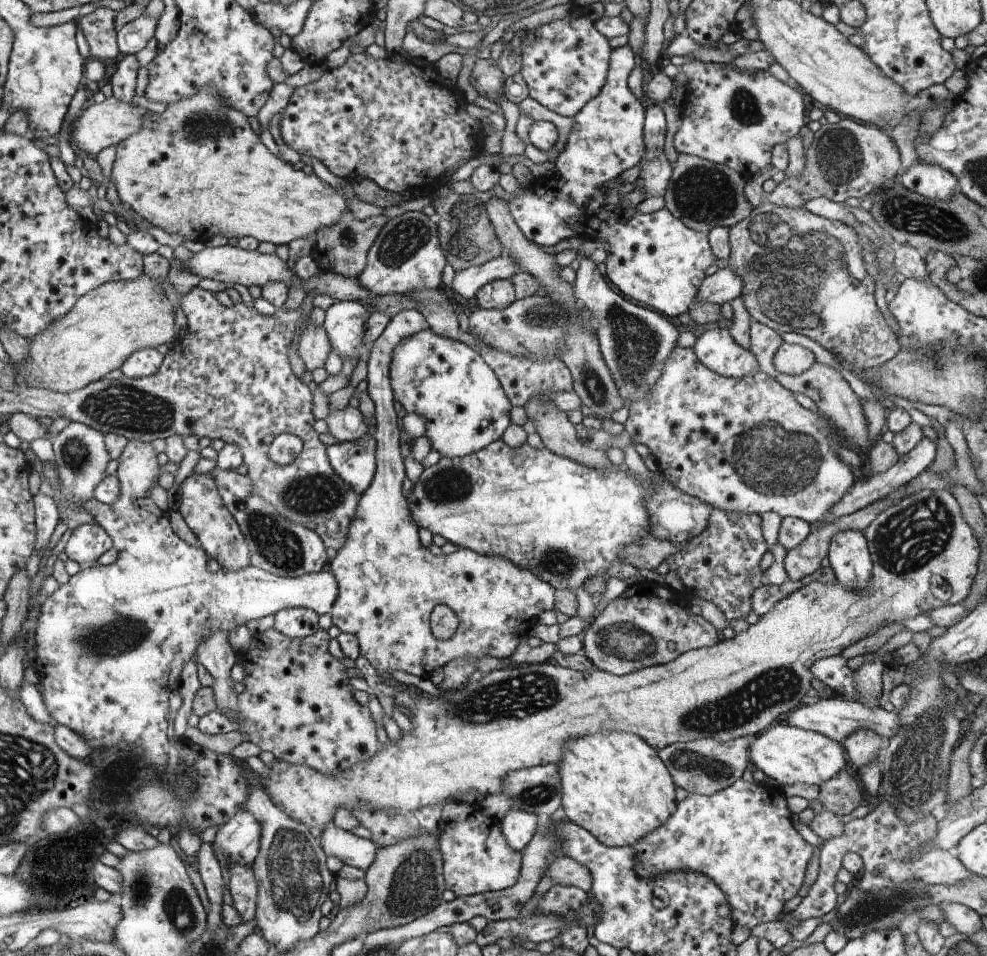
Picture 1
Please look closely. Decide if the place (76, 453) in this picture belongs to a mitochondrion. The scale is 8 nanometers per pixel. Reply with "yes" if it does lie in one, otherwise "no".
yes

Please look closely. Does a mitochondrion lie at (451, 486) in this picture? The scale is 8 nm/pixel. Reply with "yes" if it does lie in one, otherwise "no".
yes

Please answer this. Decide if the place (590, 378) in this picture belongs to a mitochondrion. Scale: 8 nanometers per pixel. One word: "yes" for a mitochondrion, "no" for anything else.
yes

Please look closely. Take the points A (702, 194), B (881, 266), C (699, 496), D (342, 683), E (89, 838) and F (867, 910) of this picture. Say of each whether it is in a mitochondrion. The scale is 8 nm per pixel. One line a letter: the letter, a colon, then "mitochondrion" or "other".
A: mitochondrion
B: mitochondrion
C: other
D: other
E: other
F: mitochondrion

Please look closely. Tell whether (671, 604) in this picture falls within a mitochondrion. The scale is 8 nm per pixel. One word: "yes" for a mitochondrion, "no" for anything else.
no

